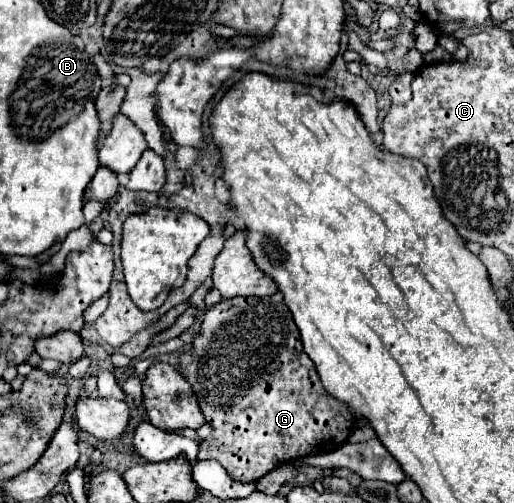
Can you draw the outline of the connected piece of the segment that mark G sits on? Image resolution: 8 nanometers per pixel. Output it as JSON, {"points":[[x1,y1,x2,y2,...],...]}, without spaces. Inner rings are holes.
{"points":[[279,291,269,297,225,299,209,307,203,315,201,331,193,337,191,345,191,351,181,353,181,373,193,387,199,409,213,429,213,433,199,443,197,459,219,461,231,479,243,483,257,481,279,463,335,449,353,433,355,417,343,401,337,401,323,389]]}

